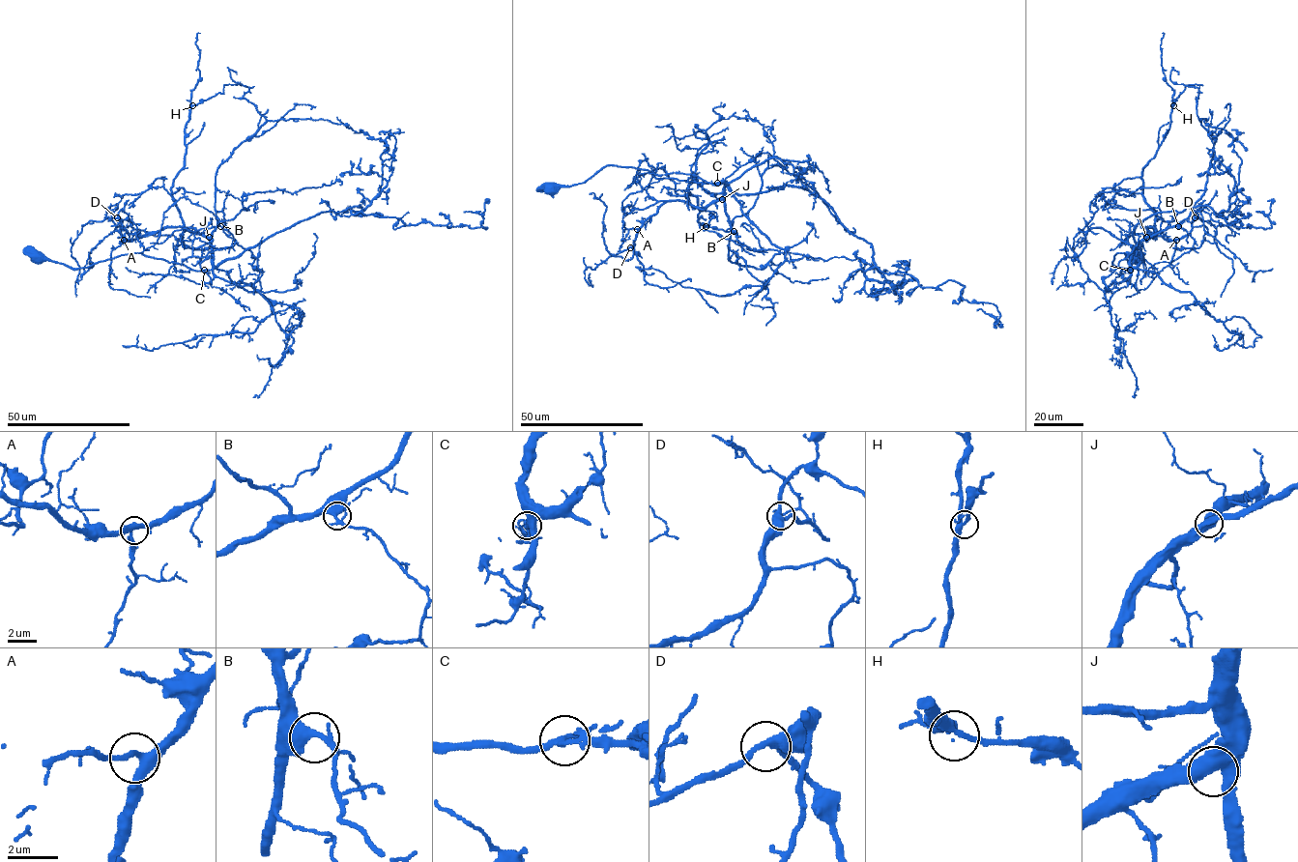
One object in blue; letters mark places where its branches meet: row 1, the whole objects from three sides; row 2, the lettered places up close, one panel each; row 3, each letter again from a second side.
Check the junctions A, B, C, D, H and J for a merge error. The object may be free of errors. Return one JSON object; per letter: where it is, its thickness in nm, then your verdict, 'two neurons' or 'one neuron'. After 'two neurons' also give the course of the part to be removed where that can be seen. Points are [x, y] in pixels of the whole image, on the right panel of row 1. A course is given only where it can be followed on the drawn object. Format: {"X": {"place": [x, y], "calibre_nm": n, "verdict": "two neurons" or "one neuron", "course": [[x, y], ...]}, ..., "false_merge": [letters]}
{"A": {"place": [1176, 240], "calibre_nm": 320, "verdict": "one neuron"}, "B": {"place": [1178, 226], "calibre_nm": 320, "verdict": "one neuron"}, "C": {"place": [1130, 270], "calibre_nm": 200, "verdict": "one neuron"}, "D": {"place": [1195, 217], "calibre_nm": 320, "verdict": "one neuron"}, "H": {"place": [1173, 105], "calibre_nm": 280, "verdict": "one neuron"}, "J": {"place": [1146, 237], "calibre_nm": 460, "verdict": "one neuron"}, "false_merge": []}

